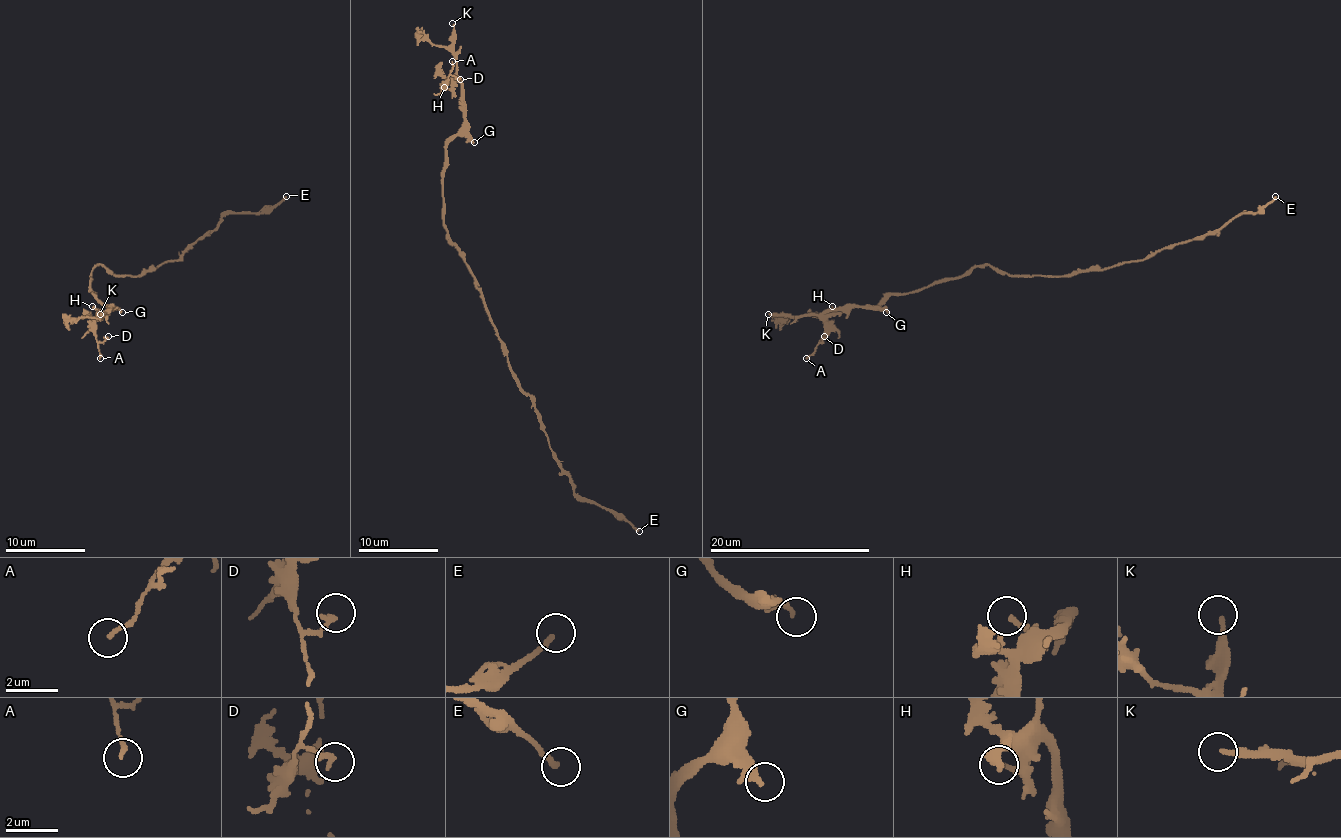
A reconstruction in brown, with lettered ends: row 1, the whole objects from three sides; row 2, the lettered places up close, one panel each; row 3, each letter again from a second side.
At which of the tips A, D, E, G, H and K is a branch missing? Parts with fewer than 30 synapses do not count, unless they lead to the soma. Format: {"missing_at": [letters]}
{"missing_at": ["K"]}

